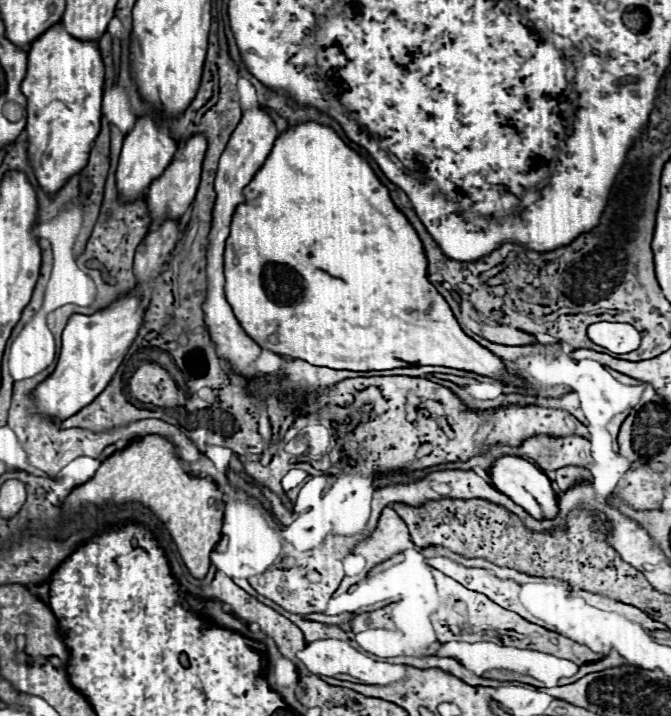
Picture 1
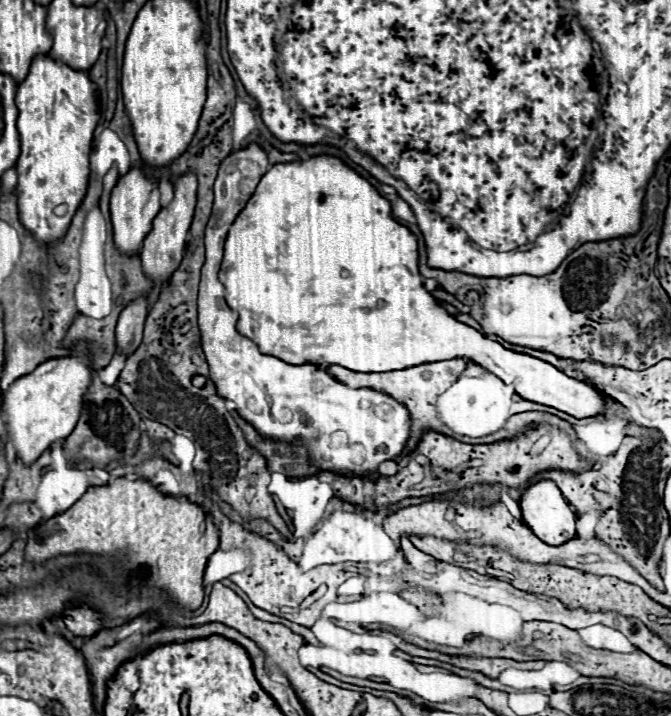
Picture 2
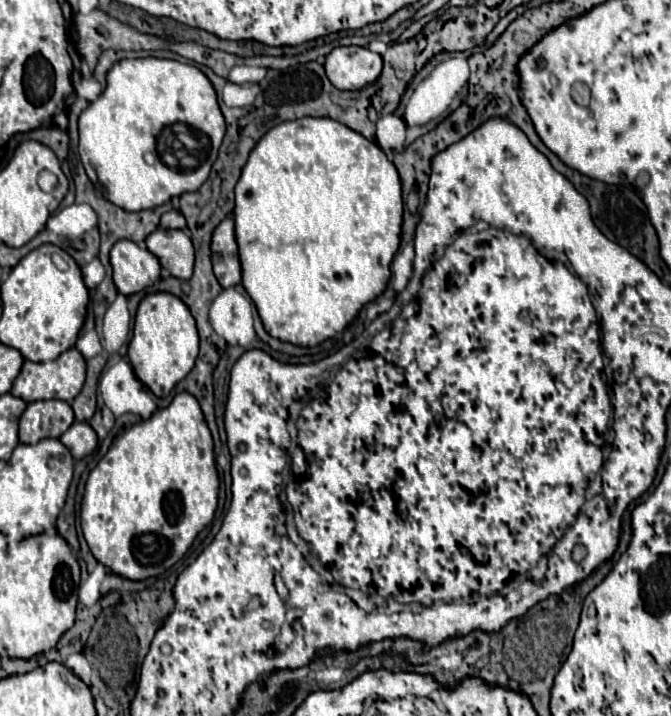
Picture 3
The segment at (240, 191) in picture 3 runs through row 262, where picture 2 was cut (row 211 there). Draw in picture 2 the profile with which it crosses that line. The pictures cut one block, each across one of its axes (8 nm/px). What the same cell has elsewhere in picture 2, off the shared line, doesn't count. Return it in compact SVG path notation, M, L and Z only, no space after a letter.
M314 156L306 162L288 162L288 164L274 164L260 180L254 196L248 200L248 204L244 206L244 210L238 214L238 218L234 220L234 224L228 230L228 238L226 238L226 248L224 248L224 260L220 266L220 282L226 288L226 302L232 310L238 312L238 332L246 338L250 338L262 354L268 356L276 356L288 364L322 364L322 366L330 366L330 364L338 364L344 366L348 370L354 372L390 372L390 370L404 370L410 366L418 366L418 364L426 364L426 362L438 362L438 360L450 360L450 358L468 358L470 362L476 362L480 366L486 366L492 374L496 374L504 384L514 386L516 394L520 394L524 400L530 402L538 402L544 406L552 406L556 410L562 410L574 418L592 418L592 416L600 416L606 412L606 402L604 396L588 382L566 376L564 372L560 372L558 368L554 368L548 362L542 362L538 358L532 358L528 354L520 354L520 352L512 352L506 350L502 344L488 340L486 336L482 336L478 330L458 322L456 318L452 318L442 306L438 306L438 302L430 296L430 292L424 288L422 284L422 276L418 272L418 240L416 236L404 228L402 224L398 224L392 218L392 208L390 202L386 198L382 198L378 194L378 190L360 174L356 174L352 168L348 168L340 158L334 156Z

